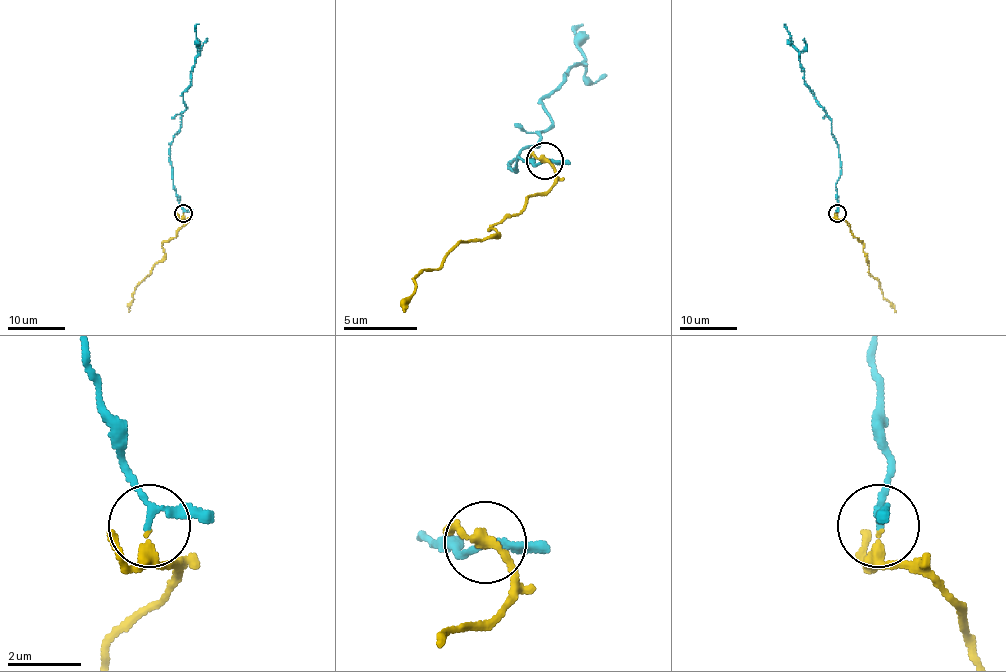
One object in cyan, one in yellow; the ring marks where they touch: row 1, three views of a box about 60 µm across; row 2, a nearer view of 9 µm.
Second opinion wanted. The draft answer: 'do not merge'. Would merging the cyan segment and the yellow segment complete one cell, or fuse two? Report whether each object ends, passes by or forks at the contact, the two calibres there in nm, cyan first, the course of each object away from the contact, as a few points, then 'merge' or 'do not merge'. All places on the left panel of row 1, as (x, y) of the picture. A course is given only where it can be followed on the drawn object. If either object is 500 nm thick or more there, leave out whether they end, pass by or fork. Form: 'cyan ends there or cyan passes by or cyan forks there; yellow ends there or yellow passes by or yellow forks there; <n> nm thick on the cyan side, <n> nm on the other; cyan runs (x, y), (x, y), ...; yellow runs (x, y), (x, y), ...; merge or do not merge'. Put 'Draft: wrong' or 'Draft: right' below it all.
cyan passes by; yellow passes by; 160 nm thick on the cyan side, 200 nm on the other; cyan runs (183, 213), (173, 184), (170, 144), (186, 108), (183, 91), (196, 63), (199, 24); yellow runs (183, 213), (187, 222), (173, 239), (161, 245), (164, 256), (136, 288), (128, 312); merge
Draft: wrong

